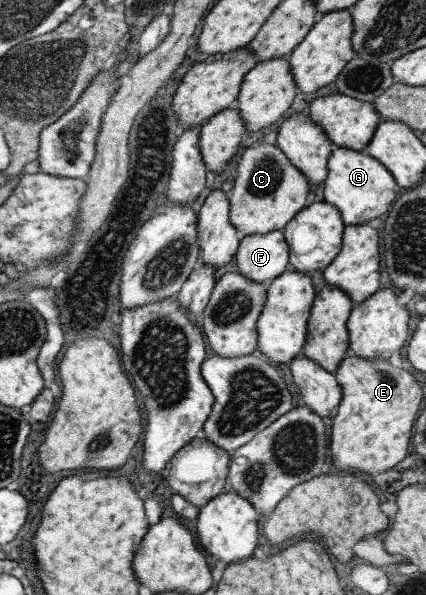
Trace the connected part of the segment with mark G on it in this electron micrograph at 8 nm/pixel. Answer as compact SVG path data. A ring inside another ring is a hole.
M335 146L327 160L327 175L323 180L322 201L338 210L341 221L350 224L369 223L387 212L390 204L399 195L399 186L389 170L363 151Z

